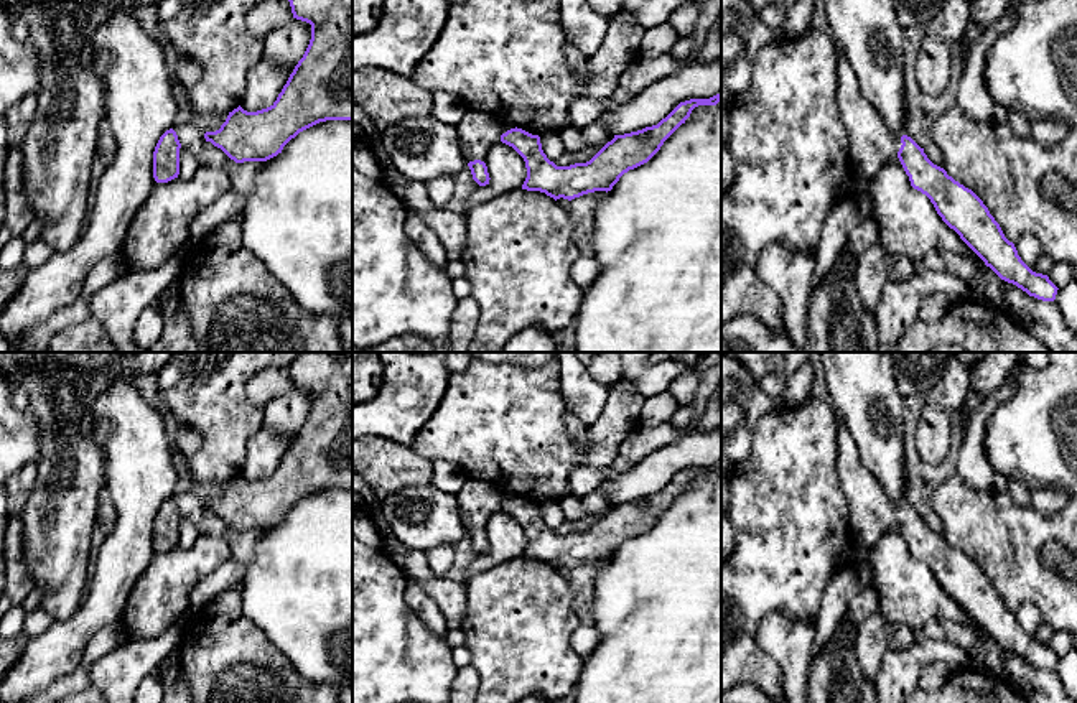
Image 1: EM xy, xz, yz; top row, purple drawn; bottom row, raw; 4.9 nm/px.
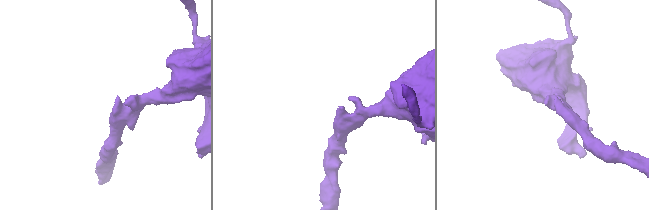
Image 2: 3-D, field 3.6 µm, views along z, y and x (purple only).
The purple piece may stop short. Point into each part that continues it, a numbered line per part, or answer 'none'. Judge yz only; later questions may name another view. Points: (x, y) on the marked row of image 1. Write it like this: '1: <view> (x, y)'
1: yz (871, 144)

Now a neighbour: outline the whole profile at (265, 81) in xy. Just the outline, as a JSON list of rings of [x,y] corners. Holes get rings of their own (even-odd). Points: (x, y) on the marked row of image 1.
[[[265,56],[249,71],[240,107],[257,112],[273,105],[293,69],[280,69]]]

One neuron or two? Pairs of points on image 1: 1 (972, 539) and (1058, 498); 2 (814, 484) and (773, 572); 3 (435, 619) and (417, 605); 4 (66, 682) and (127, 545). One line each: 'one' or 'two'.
1: two
2: one
3: one
4: two

